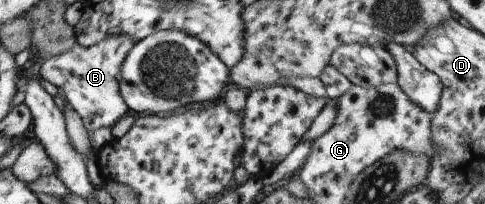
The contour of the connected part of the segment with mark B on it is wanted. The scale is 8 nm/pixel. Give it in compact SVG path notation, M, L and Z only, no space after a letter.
M124 34L108 36L106 40L101 40L90 48L76 43L76 46L66 50L66 54L42 59L39 76L62 90L64 98L82 118L89 132L113 127L130 110L120 94L117 76L120 76L120 68L134 45L134 40L130 40L130 36L124 36Z

